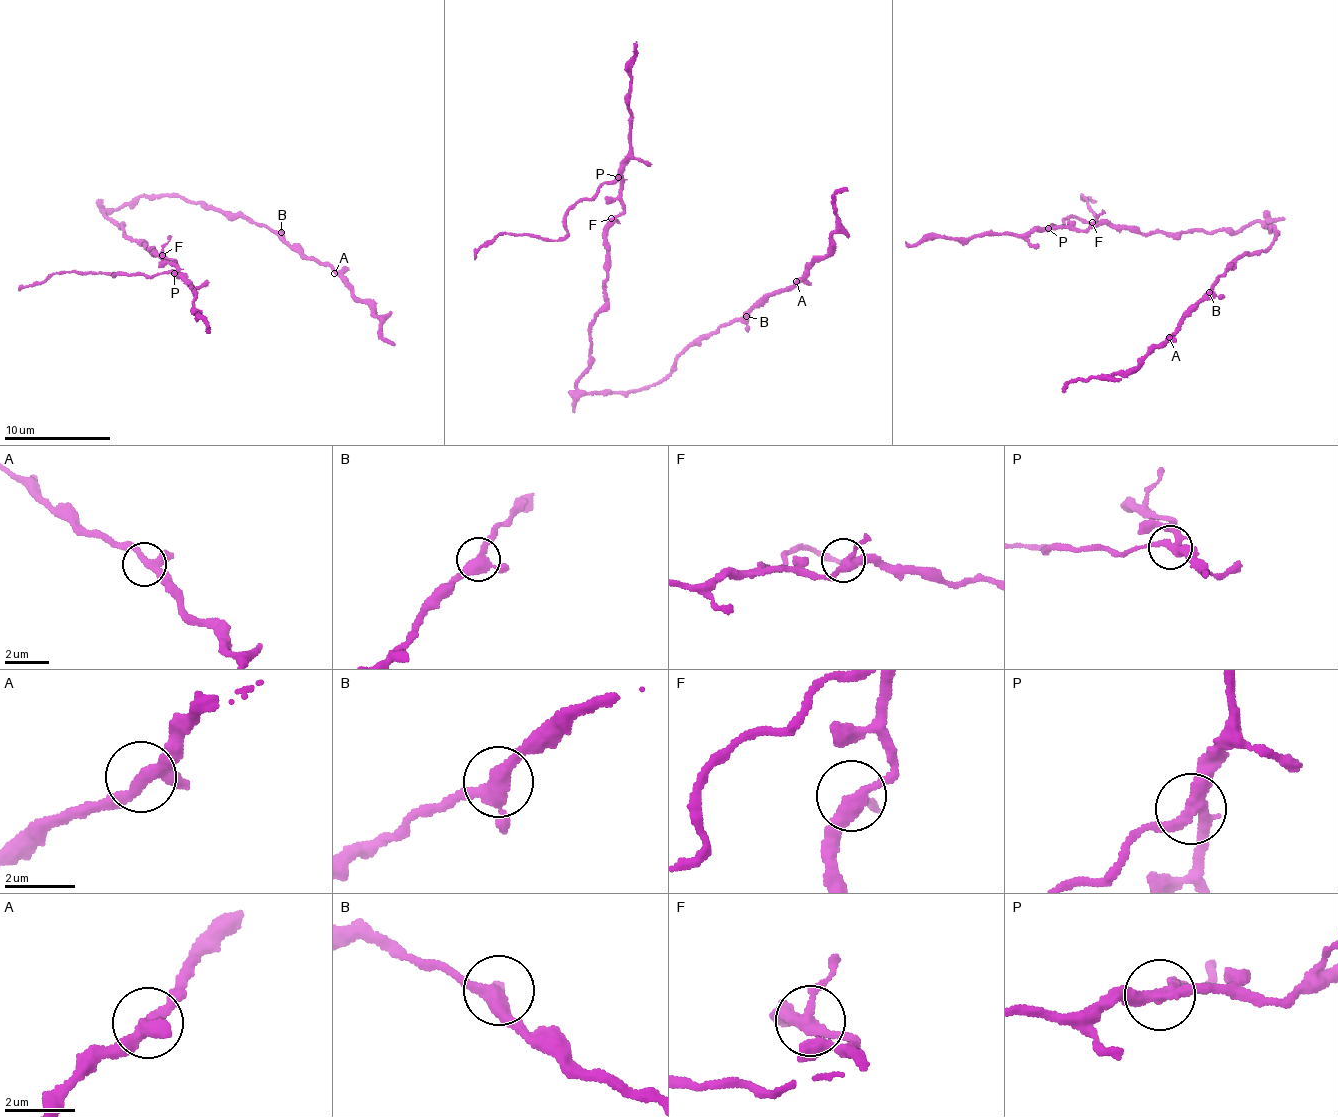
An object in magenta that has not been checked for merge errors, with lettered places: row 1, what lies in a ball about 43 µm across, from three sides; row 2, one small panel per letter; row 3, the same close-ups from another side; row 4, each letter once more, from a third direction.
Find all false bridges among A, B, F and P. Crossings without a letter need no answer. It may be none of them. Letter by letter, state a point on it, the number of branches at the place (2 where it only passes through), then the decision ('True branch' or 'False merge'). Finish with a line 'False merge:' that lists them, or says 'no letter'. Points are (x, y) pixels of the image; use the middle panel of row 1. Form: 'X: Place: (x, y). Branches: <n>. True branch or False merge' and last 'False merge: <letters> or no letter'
A: Place: (796, 281). Branches: 3. True branch
B: Place: (746, 316). Branches: 3. True branch
F: Place: (611, 218). Branches: 3. True branch
P: Place: (618, 177). Branches: 3. False merge
False merge: P

